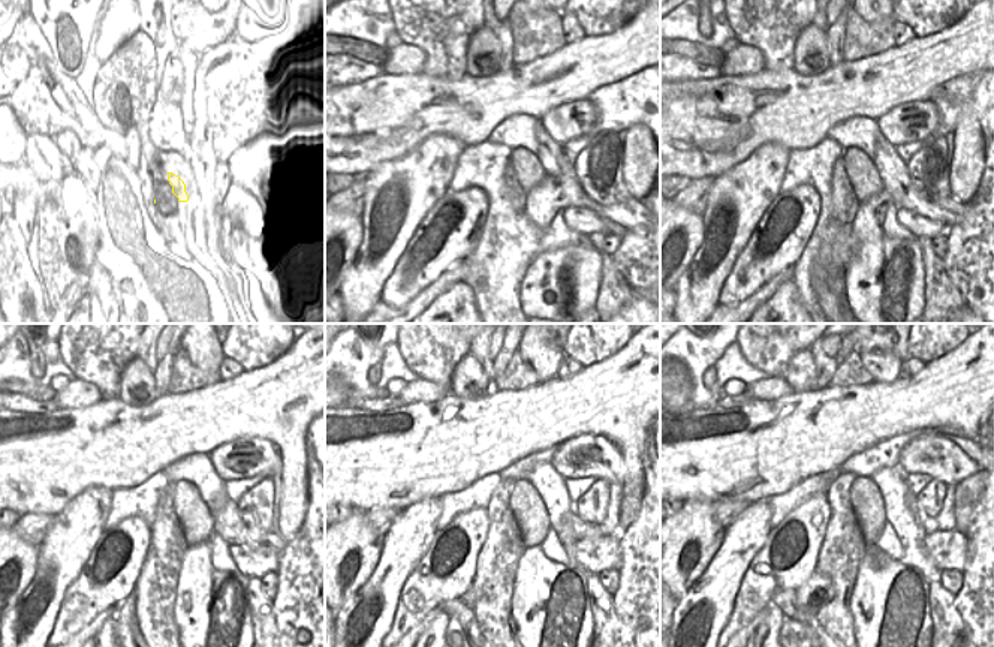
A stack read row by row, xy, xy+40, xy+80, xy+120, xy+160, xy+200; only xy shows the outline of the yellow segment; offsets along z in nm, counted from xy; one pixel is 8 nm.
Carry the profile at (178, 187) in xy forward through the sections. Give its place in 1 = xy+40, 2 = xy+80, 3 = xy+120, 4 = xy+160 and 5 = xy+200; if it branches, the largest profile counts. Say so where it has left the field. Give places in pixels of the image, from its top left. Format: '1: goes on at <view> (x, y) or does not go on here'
1: goes on at xy+40 (514, 195)
2: goes on at xy+80 (831, 241)
3: goes on at xy+120 (156, 587)
4: goes on at xy+160 (490, 595)
5: goes on at xy+200 (843, 548)

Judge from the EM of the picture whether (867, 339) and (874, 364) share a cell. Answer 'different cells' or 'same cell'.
different cells

